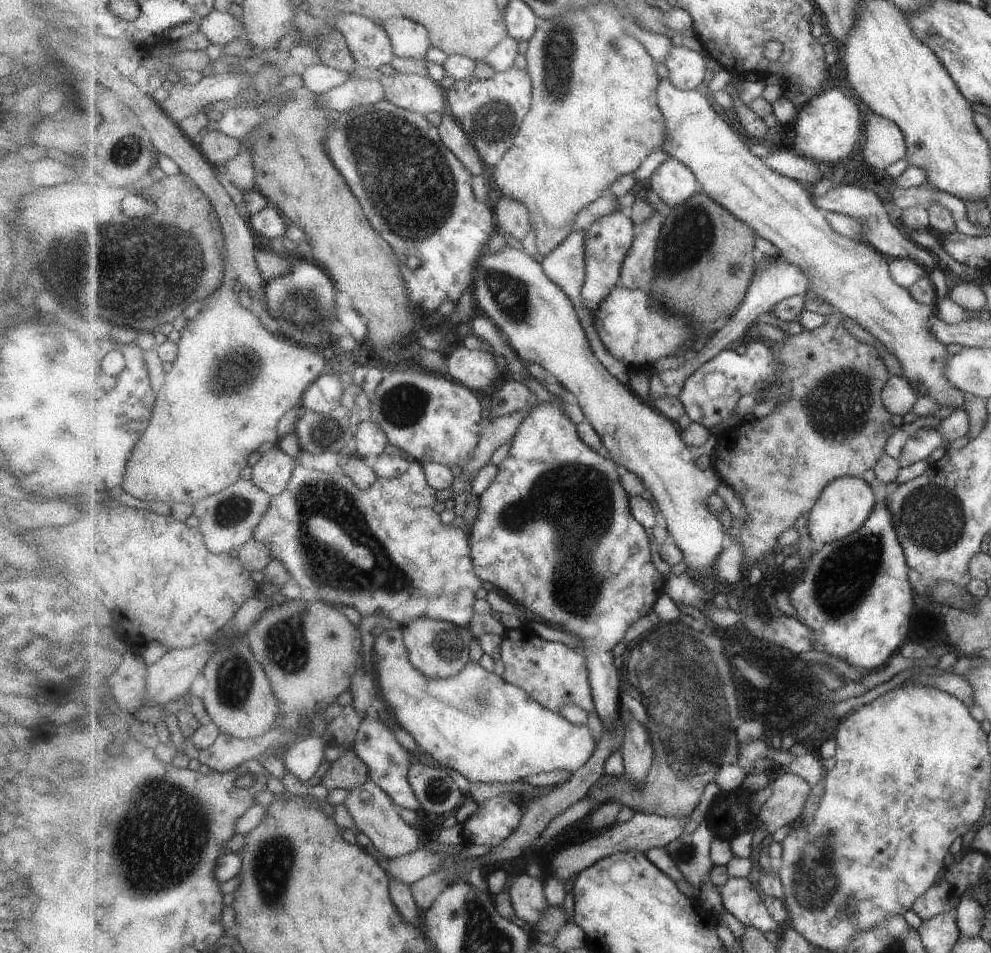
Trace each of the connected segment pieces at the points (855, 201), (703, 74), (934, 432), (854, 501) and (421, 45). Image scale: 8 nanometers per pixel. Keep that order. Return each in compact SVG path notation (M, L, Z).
M805 184L805 188L809 192L810 198L813 202L824 211L833 211L839 214L846 214L850 217L858 218L862 221L866 230L866 240L871 246L877 249L880 253L892 257L909 257L916 260L919 264L922 264L930 273L933 267L941 266L940 258L935 253L928 251L925 247L920 246L913 240L905 238L901 234L901 230L897 230L893 224L891 224L891 218L889 218L888 206L886 202L881 200L881 196L871 190L871 188L864 188L863 185L858 186L835 186L827 190L822 196L814 196L814 185Z
M672 44L664 62L668 78L681 90L703 89L707 78L706 58L687 46Z
M923 427L919 429L909 442L903 447L901 454L898 456L900 465L911 466L911 463L927 458L935 448L944 446L947 448L951 441L946 439L937 428L931 429Z
M844 476L827 485L820 500L810 510L805 528L809 536L823 546L855 533L874 512L877 497L873 487L862 477Z
M391 17L383 21L383 28L392 38L395 57L425 60L433 47L428 28L417 21L405 17Z

